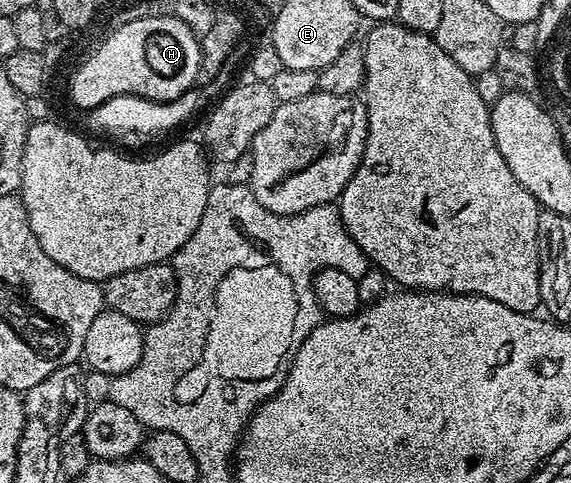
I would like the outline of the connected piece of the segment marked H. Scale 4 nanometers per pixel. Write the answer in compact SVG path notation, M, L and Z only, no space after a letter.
M170 18L137 19L128 28L116 33L100 53L96 53L92 61L80 69L80 76L76 77L76 84L70 87L70 93L81 103L82 111L92 110L115 96L138 96L146 100L170 102L196 85L199 61L200 42L186 23Z

